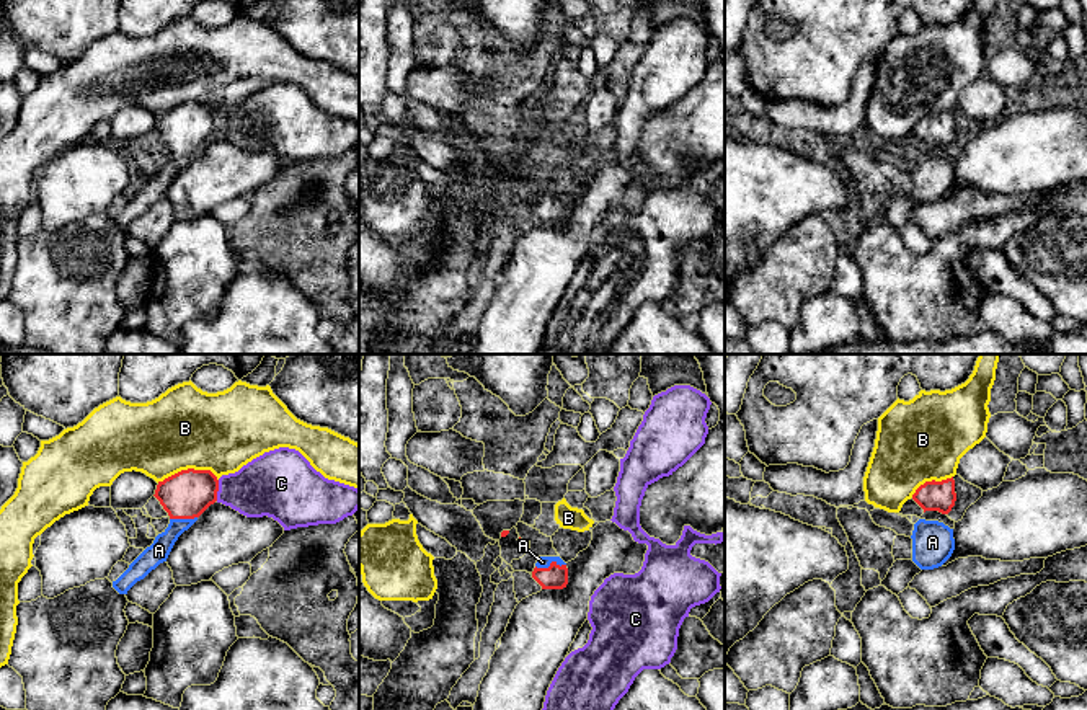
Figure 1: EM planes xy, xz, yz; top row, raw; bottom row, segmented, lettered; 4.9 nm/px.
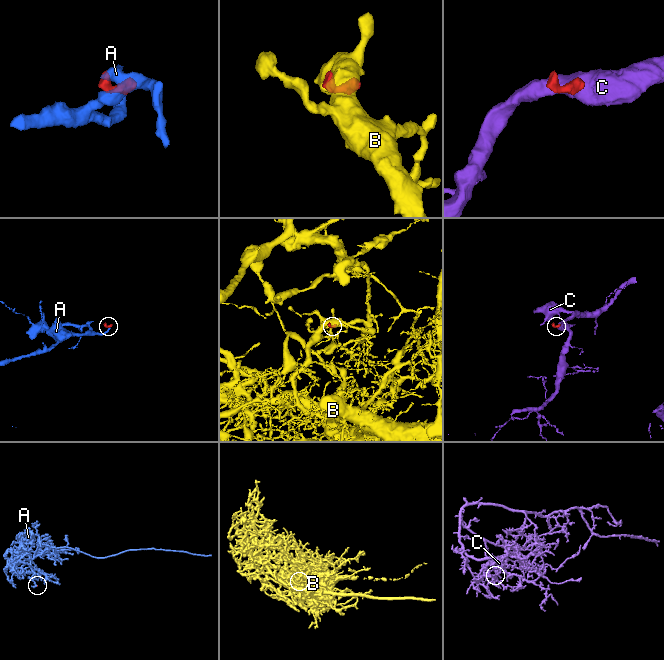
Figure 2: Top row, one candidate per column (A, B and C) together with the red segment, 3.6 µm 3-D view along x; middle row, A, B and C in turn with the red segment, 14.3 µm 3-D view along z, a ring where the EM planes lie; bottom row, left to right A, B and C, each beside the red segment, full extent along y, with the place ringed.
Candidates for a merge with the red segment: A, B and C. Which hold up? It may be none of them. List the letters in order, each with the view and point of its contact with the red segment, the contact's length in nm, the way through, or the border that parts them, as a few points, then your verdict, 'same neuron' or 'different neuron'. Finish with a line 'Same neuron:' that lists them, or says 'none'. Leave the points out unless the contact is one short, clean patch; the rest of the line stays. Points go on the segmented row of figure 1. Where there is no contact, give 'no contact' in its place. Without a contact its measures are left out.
A: contact xz (550, 563); length 150 nm; way xz (555, 576), (550, 572), (550, 563), (542, 562); same neuron
B: contact xy (188, 469); length 300 nm; different neuron
C: contact xy (217, 490); length 110 nm; border xy (219, 480), (216, 500); different neuron
Same neuron: A

